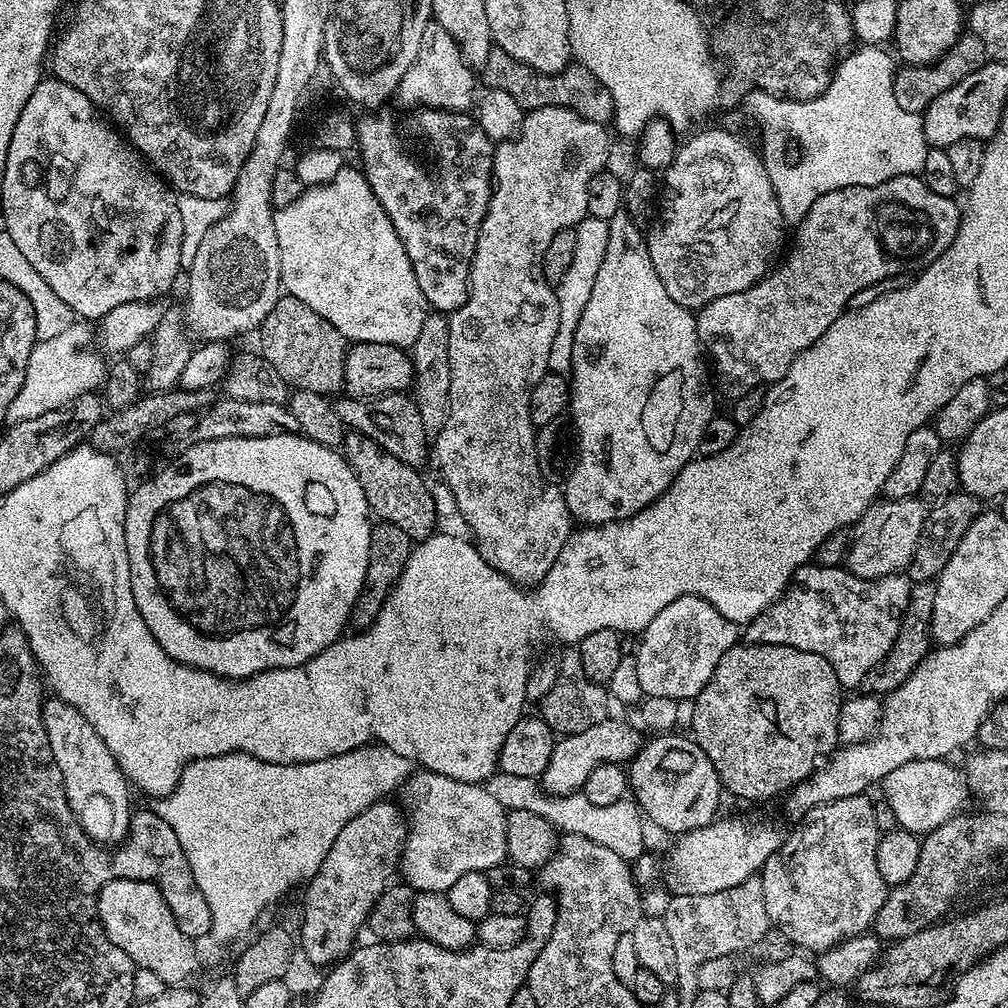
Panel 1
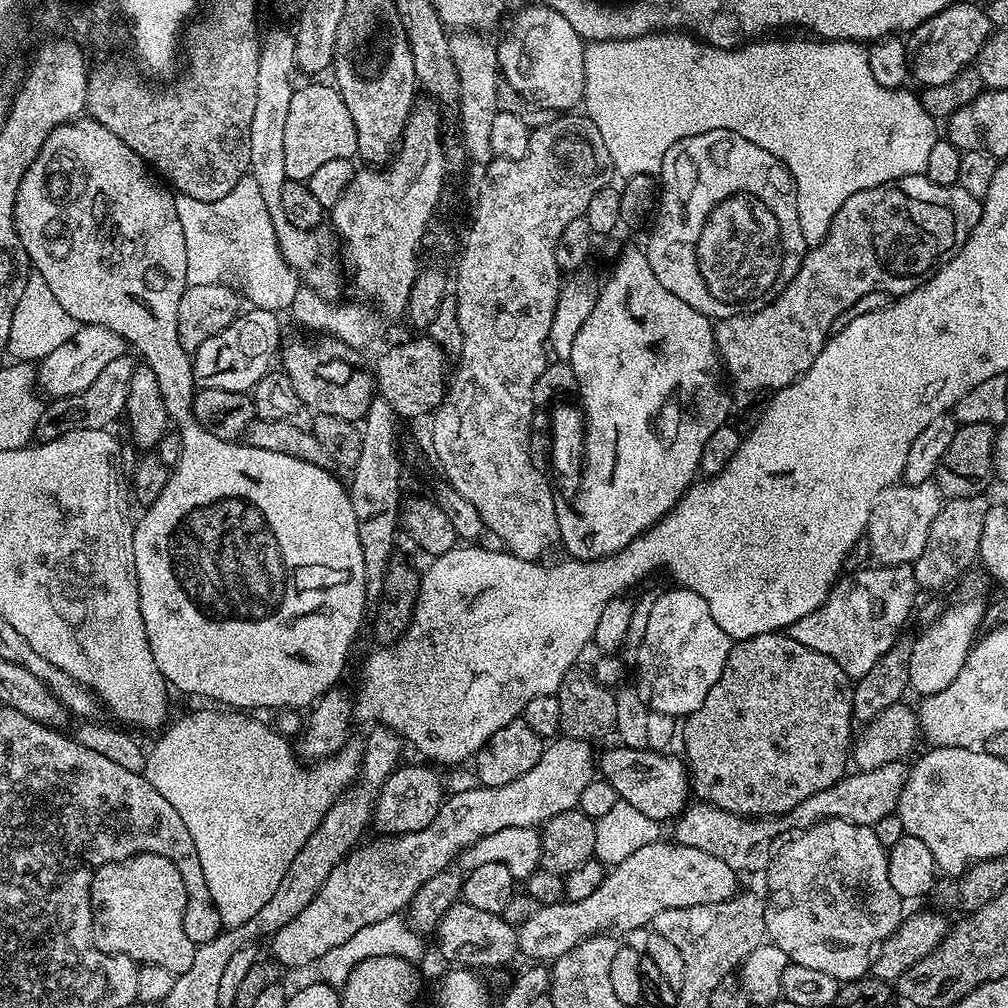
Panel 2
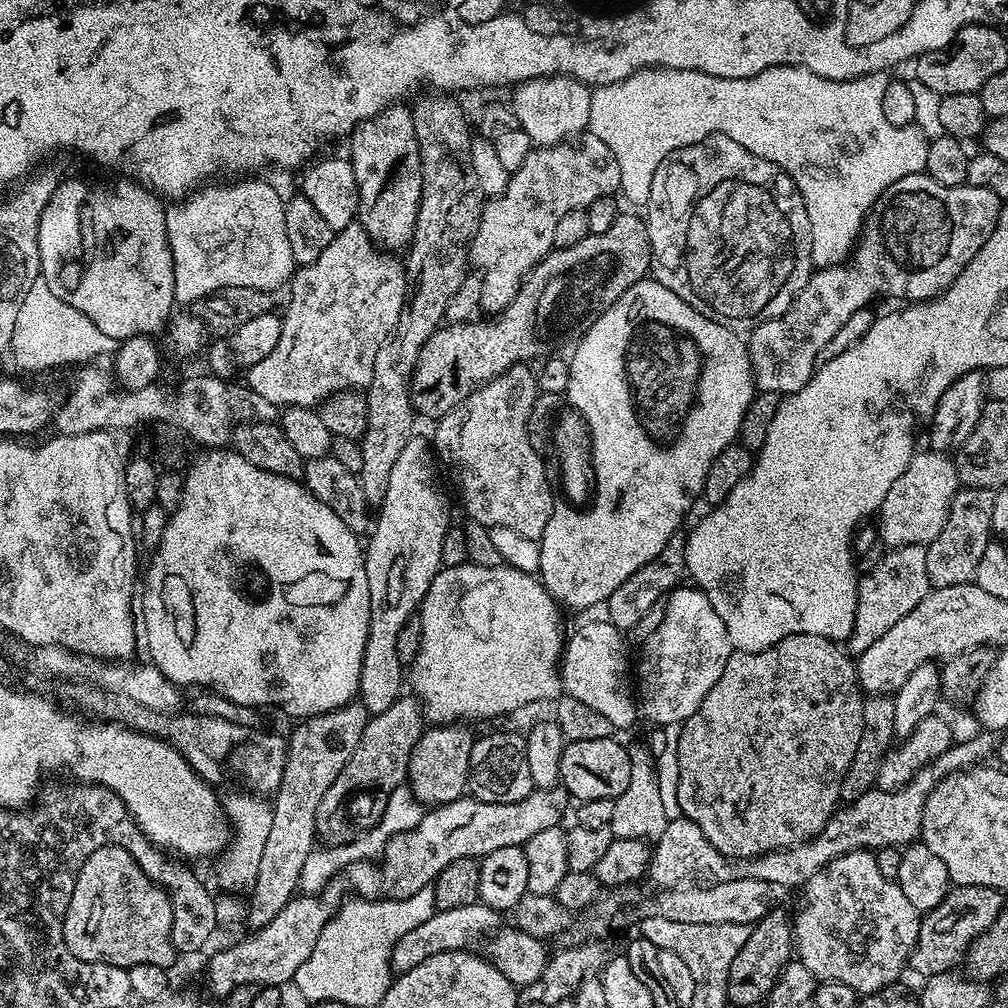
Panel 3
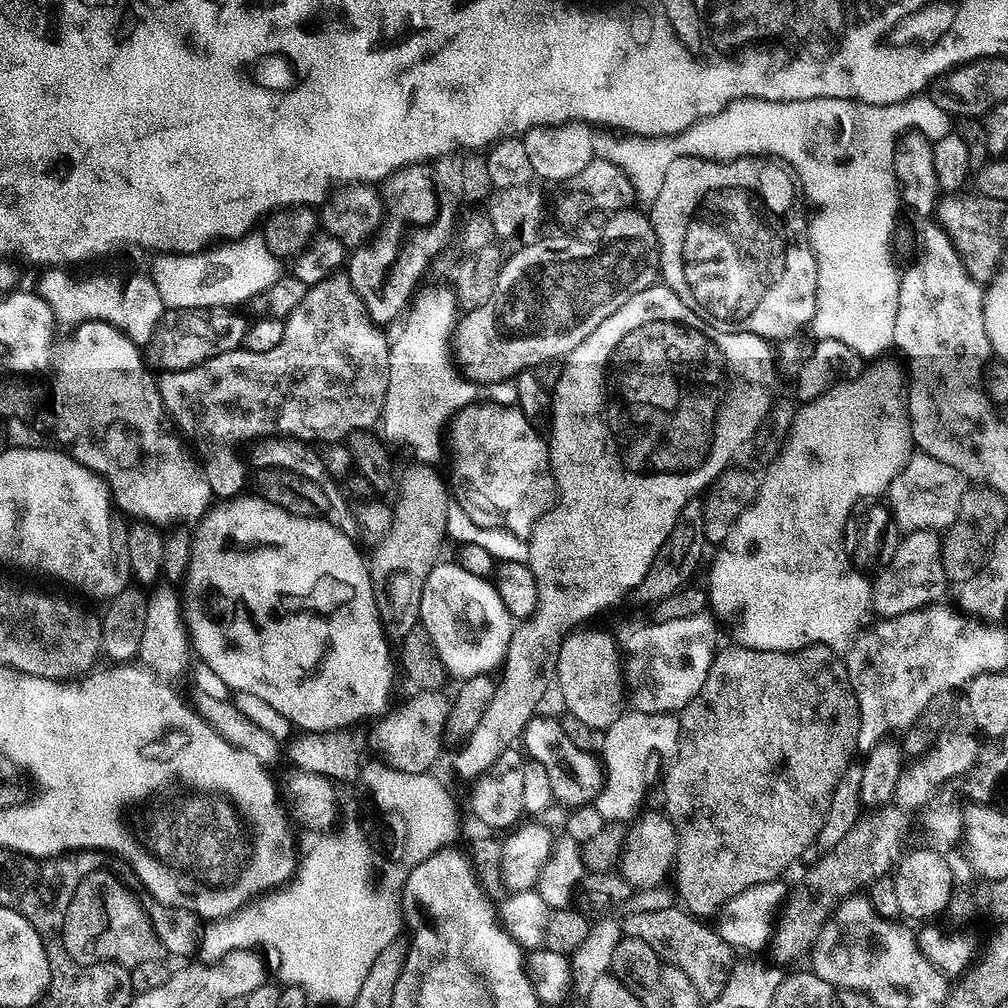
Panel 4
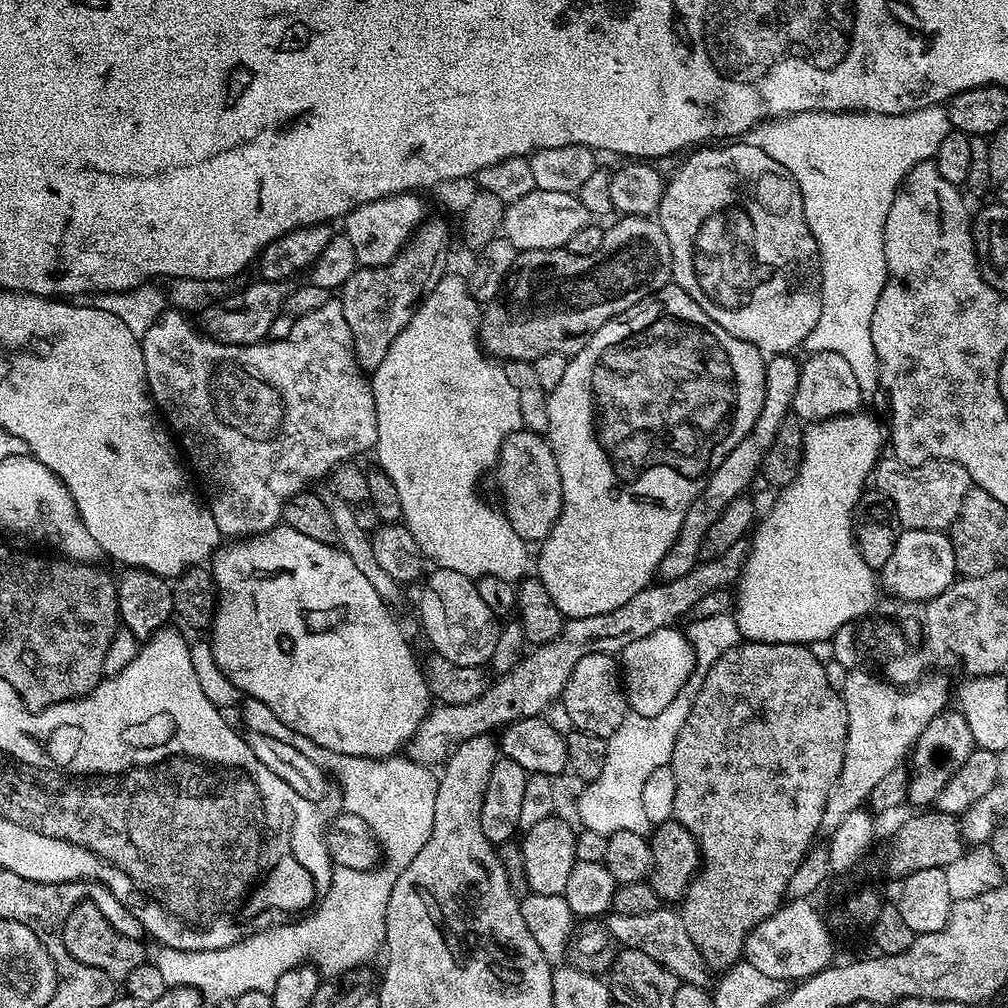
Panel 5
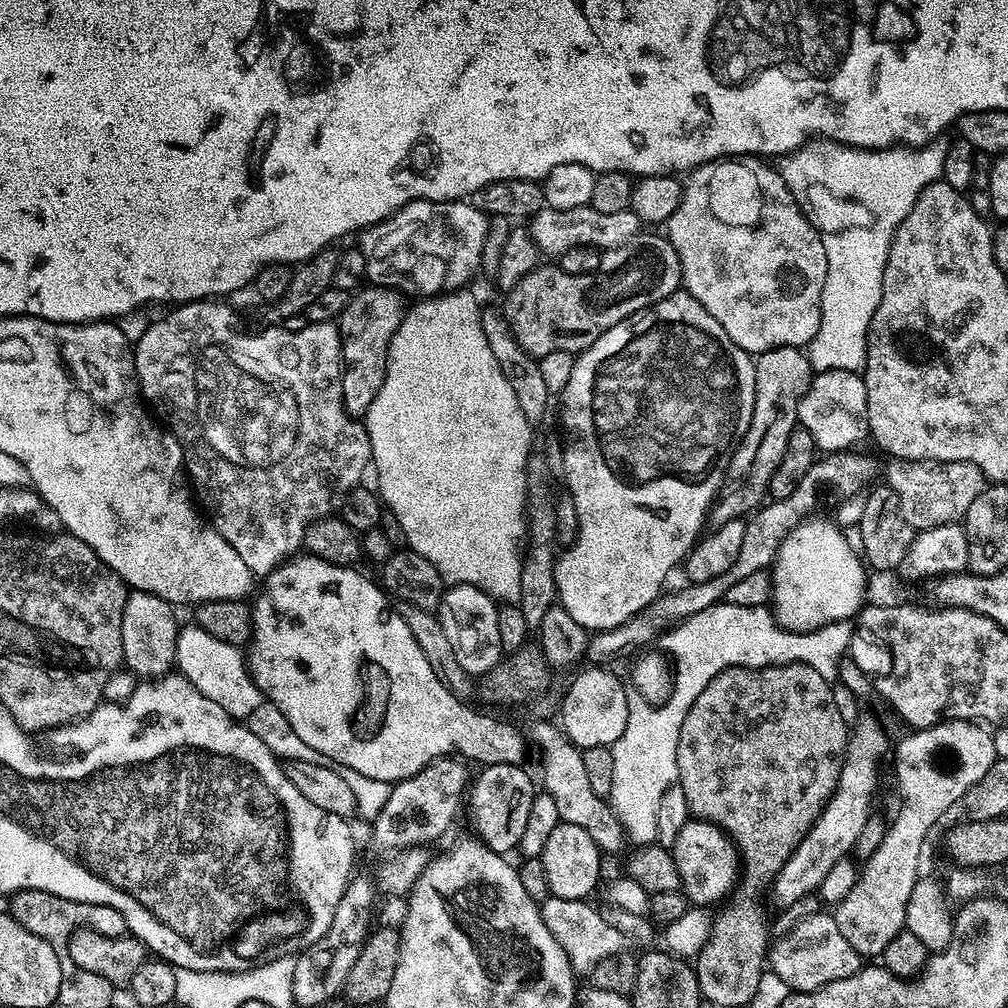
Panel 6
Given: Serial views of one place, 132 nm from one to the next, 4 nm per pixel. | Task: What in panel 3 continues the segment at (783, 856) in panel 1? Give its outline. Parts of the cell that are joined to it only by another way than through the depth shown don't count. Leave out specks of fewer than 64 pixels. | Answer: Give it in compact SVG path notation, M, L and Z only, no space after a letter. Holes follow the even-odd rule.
M859 848L834 858L834 862L818 870L802 885L802 892L804 901L794 912L792 925L794 952L799 964L806 966L817 981L842 982L858 994L871 994L901 979L900 971L905 971L918 942L922 914L910 906L895 880L885 878L882 870L878 870L875 851Z

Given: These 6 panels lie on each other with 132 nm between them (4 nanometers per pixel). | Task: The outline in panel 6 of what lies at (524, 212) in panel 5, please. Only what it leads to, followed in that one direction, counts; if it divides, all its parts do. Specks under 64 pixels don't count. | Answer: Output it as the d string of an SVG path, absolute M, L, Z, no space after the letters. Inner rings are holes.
M545 206L537 216L531 217L530 231L537 248L545 257L558 258L570 250L570 246L590 246L607 250L622 246L641 231L642 221L636 213L629 210L618 214L598 214L591 206L574 210L558 210Z

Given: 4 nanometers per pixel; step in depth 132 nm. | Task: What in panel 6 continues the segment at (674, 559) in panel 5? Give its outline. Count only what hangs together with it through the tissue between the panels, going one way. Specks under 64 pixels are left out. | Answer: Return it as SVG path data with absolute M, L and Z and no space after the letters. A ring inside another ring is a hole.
M772 348L759 353L754 363L754 414L746 434L732 449L728 469L724 471L726 487L710 509L711 519L716 524L747 517L765 503L770 478L774 478L774 470L782 462L790 434L798 426L798 406L814 375L807 355L799 348Z

